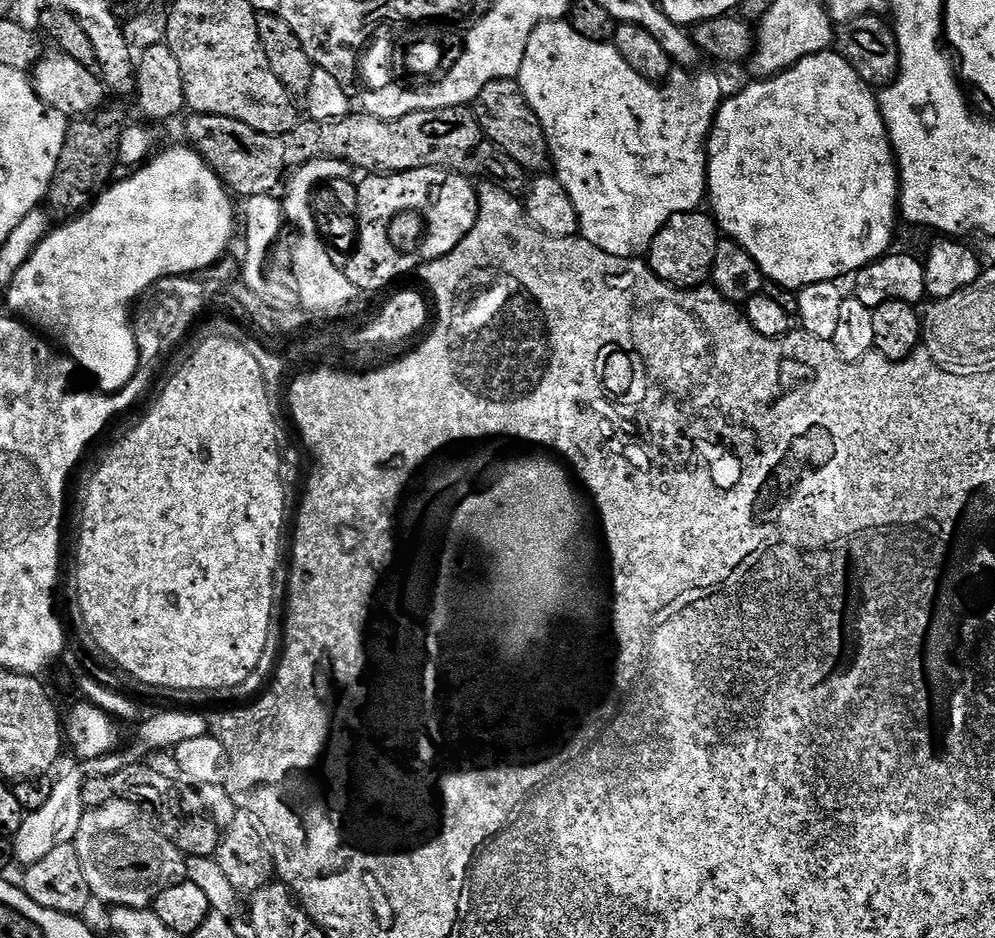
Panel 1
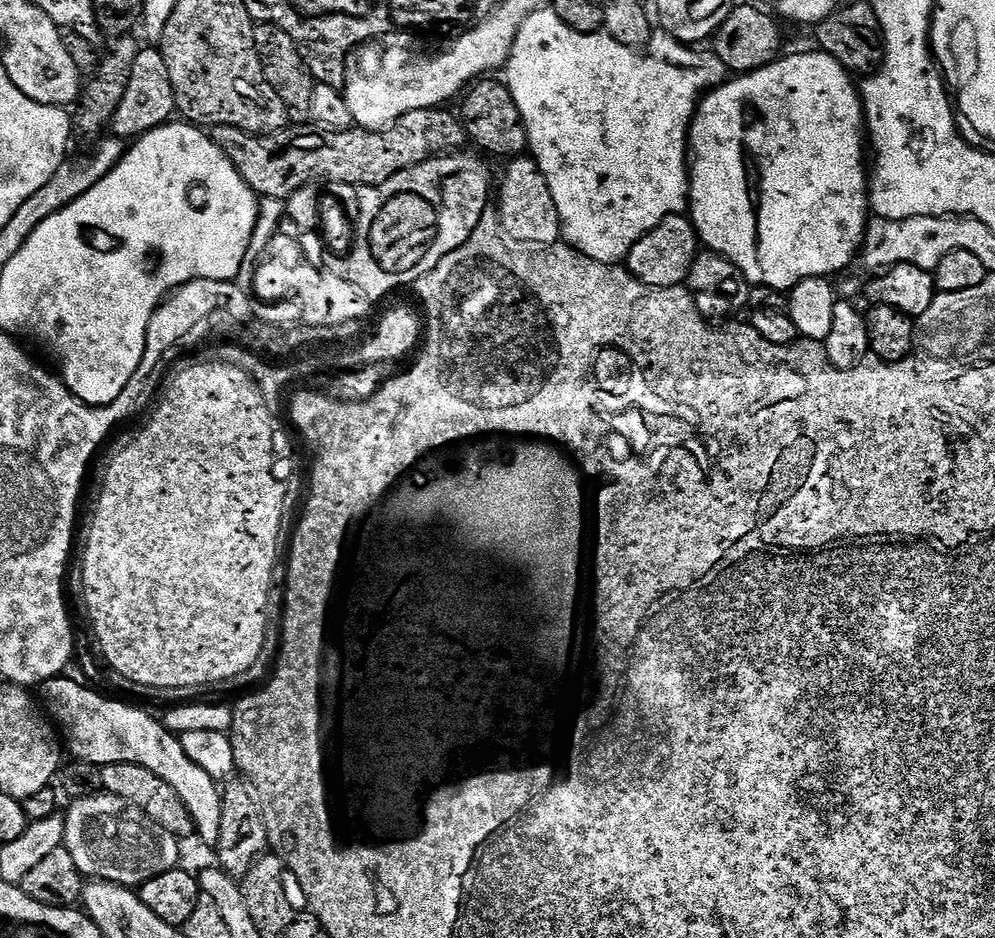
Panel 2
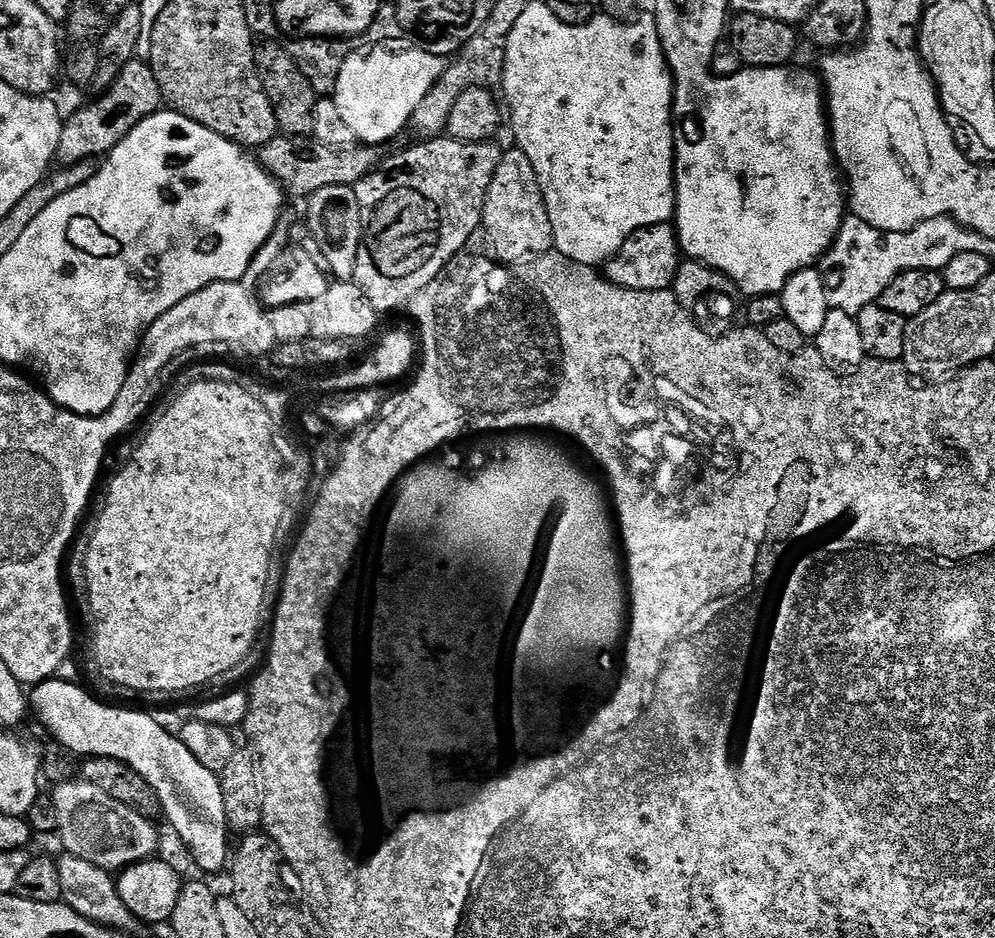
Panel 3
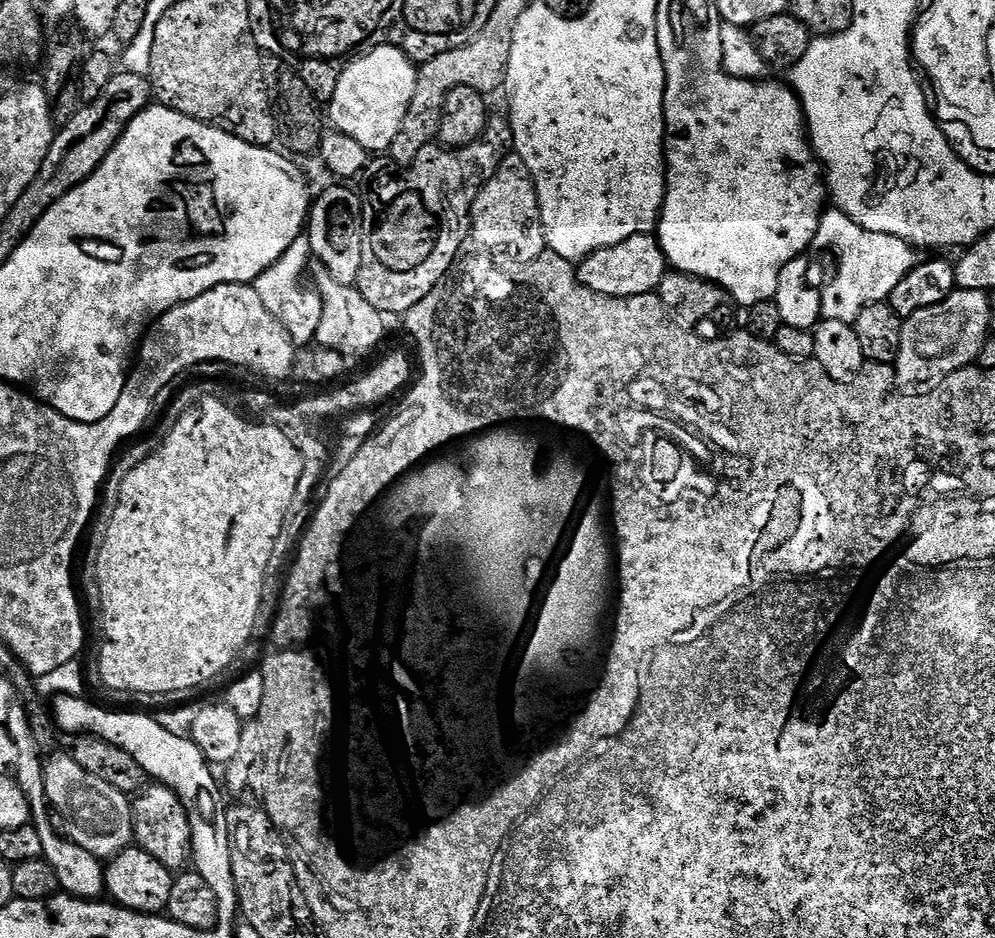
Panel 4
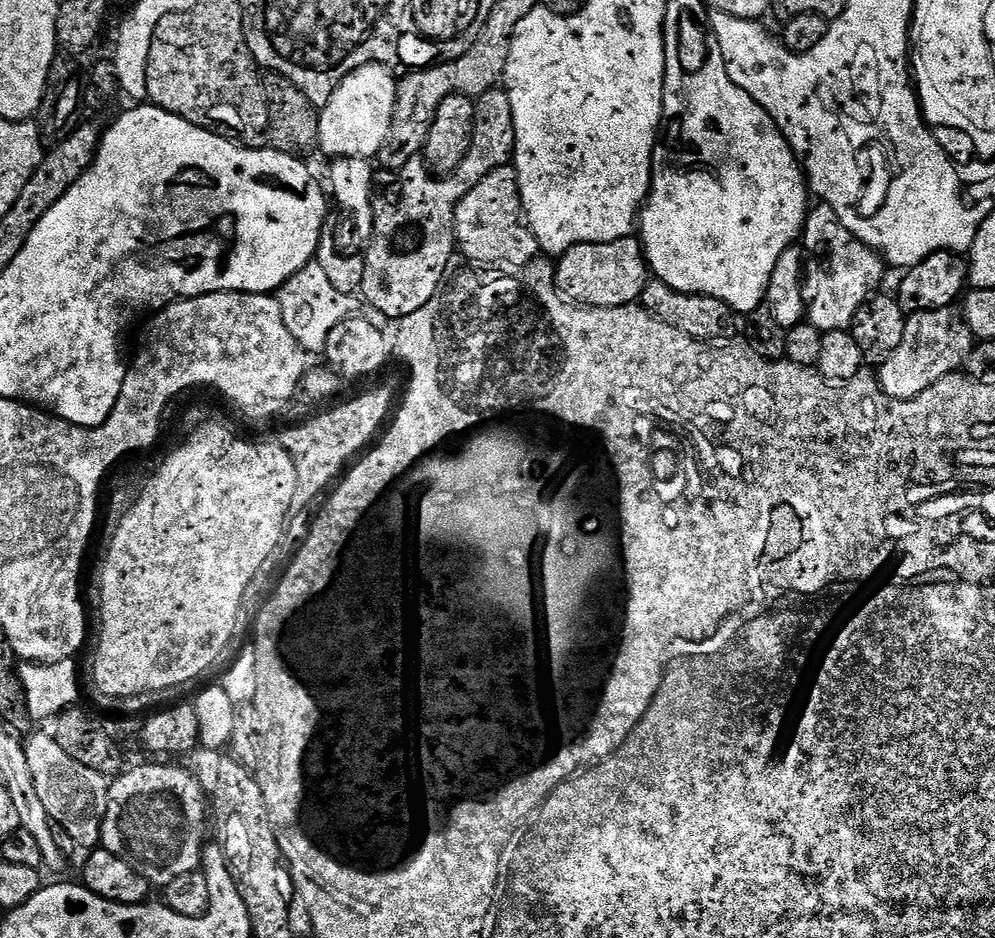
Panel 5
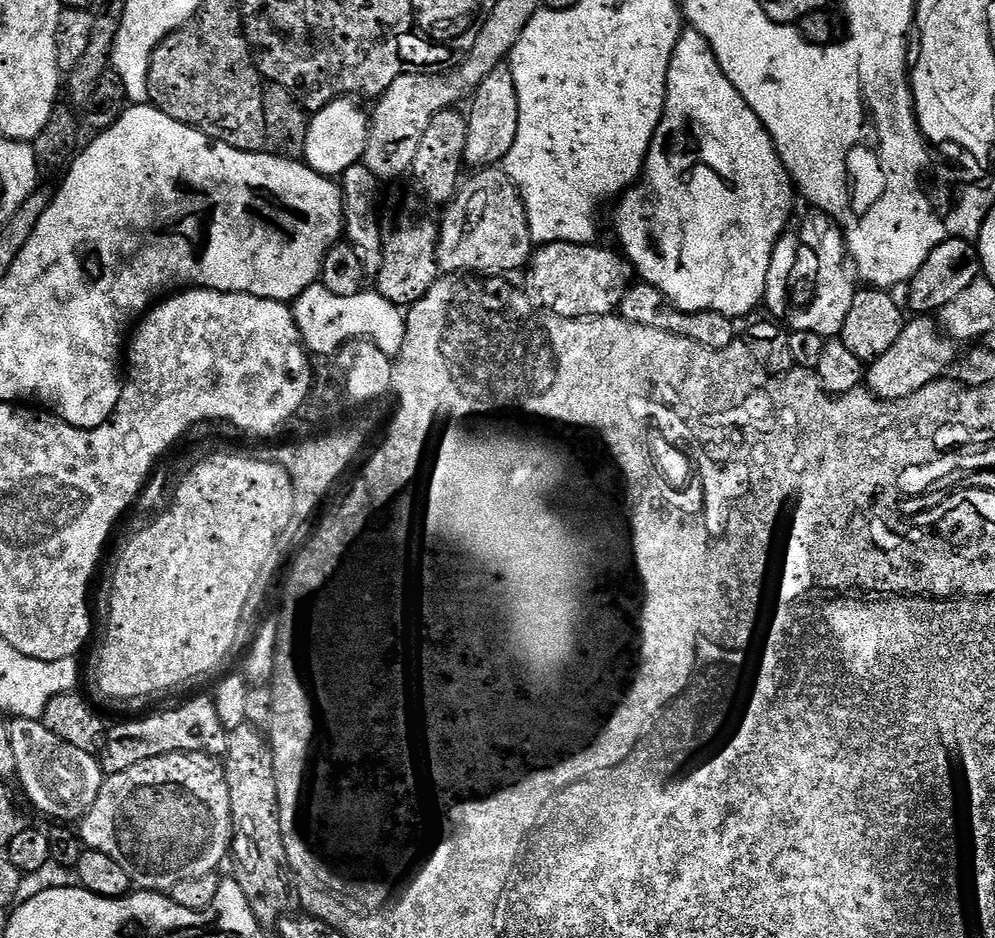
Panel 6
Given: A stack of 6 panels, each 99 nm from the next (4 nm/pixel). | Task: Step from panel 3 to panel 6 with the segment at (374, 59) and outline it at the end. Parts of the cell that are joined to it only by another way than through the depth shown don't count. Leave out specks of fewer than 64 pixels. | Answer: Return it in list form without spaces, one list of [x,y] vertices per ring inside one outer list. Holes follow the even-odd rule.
[[[341,98],[325,103],[325,108],[308,121],[308,133],[302,149],[303,163],[320,176],[339,178],[350,166],[361,163],[368,141],[370,116],[356,105],[352,98]]]

